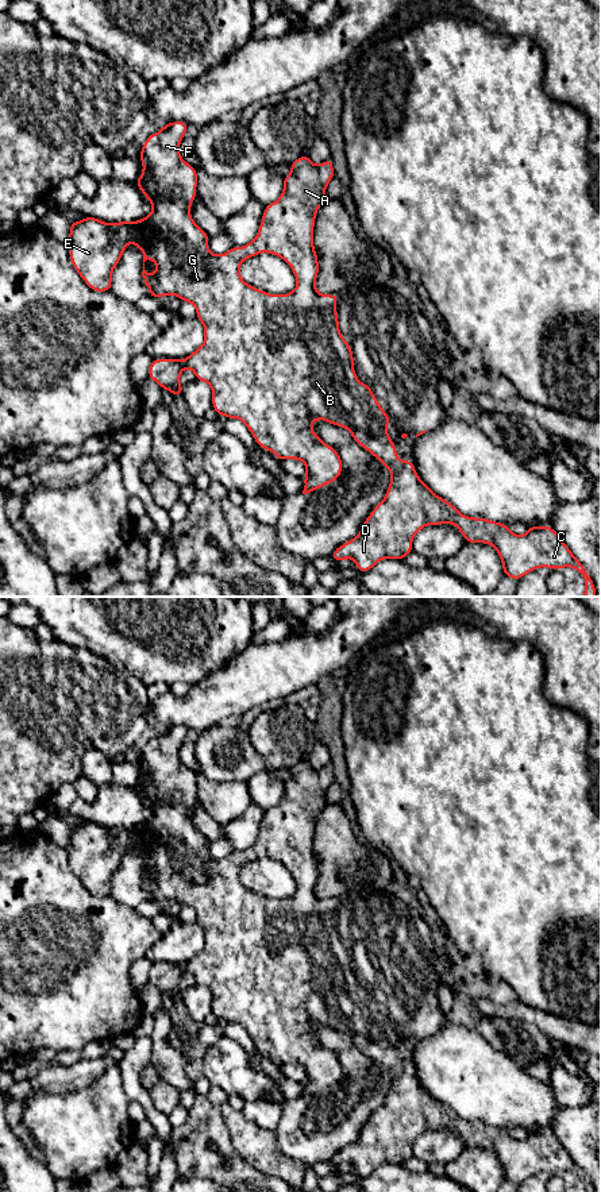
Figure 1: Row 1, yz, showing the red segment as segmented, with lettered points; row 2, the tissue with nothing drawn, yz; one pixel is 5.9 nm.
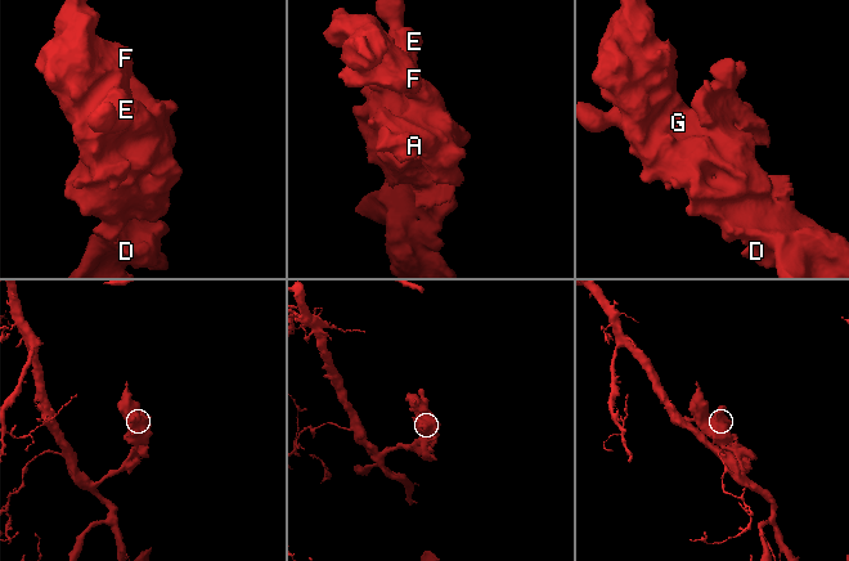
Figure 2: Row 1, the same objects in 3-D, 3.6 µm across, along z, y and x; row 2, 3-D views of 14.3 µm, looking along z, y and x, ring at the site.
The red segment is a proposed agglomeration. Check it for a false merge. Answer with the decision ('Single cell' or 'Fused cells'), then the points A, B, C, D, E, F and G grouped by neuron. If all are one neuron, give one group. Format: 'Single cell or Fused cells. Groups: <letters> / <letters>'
Single cell. Groups: A B C D E F G

